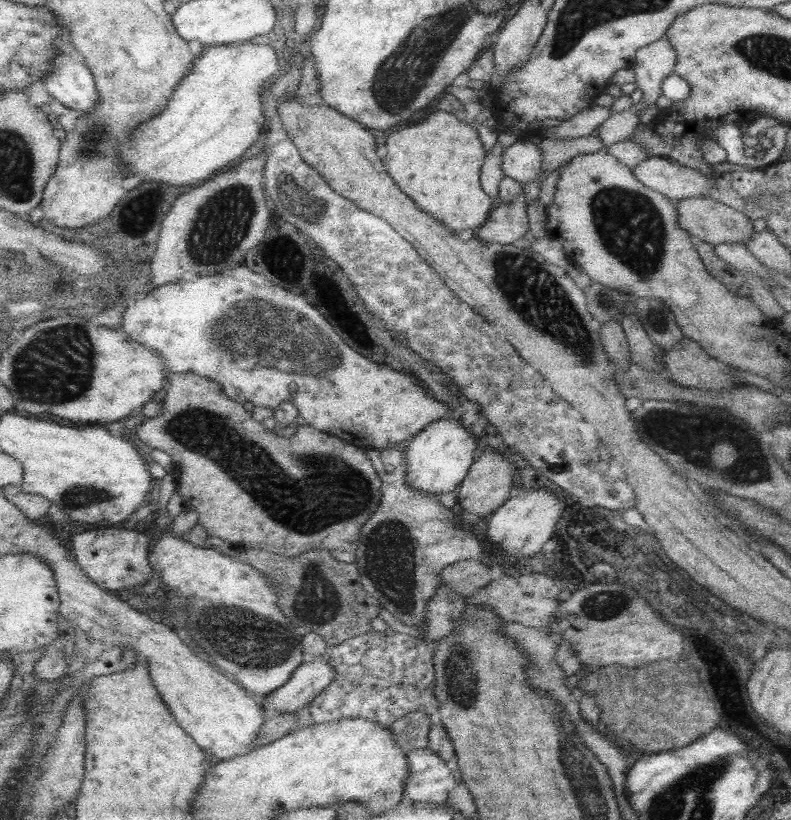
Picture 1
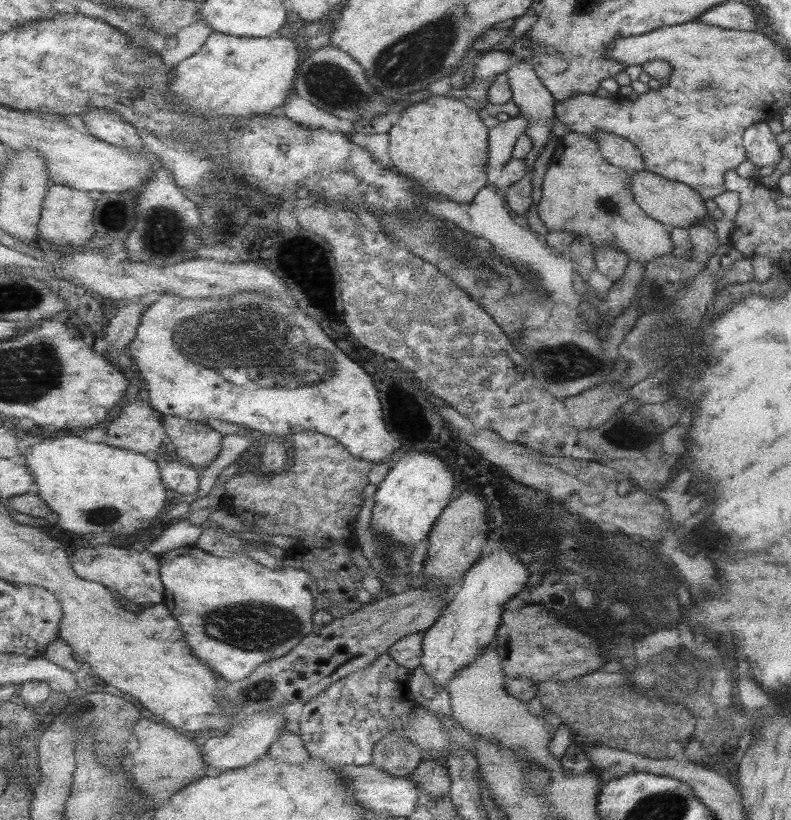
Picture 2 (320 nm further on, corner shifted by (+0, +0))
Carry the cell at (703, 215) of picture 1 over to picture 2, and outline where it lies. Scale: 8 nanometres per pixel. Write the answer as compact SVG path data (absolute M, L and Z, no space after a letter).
M651 171L632 172L631 184L635 200L642 205L642 209L655 220L662 222L669 228L681 227L688 229L695 223L701 224L702 216L709 212L704 207L704 199L691 185L669 180Z

